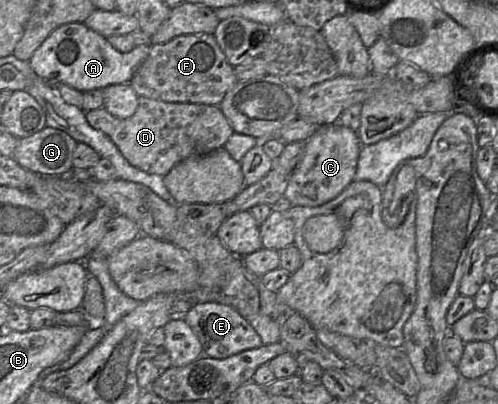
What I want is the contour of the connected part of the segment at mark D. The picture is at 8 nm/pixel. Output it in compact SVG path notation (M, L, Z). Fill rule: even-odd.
M140 96L136 112L126 119L111 115L104 107L85 112L90 126L106 134L132 166L161 176L190 156L223 147L234 133L218 105L163 102Z

